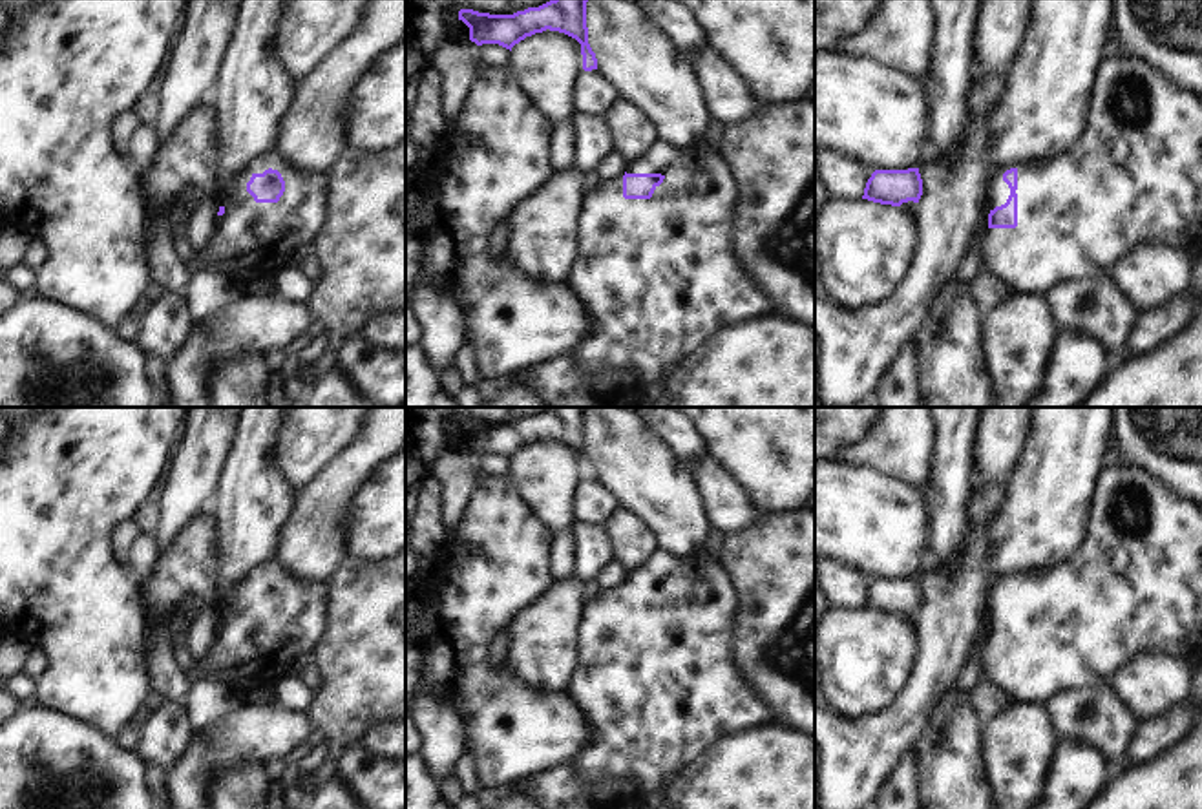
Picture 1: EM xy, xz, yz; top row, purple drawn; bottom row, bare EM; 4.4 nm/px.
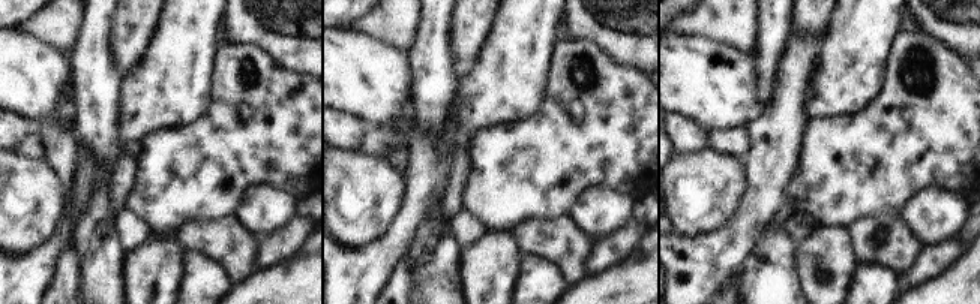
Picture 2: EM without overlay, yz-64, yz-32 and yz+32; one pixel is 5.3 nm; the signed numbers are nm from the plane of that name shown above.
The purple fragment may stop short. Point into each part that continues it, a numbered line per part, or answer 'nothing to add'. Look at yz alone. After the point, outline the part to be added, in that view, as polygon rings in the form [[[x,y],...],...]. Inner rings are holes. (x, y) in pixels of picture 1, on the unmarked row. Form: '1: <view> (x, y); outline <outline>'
1: yz (1135, 587); outline [[[1103,468],[1091,508],[1083,548],[1070,564],[1017,577],[1017,636],[986,637],[983,681],[992,681],[1019,705],[1047,707],[1063,694],[1112,688],[1120,670],[1140,652],[1162,652],[1202,667],[1202,510],[1164,491],[1145,471]]]

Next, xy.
1: xy (253, 651); outline [[[278,557],[258,566],[241,584],[228,612],[216,603],[216,612],[225,617],[217,625],[217,637],[208,659],[190,663],[195,679],[219,681],[227,690],[248,699],[252,694],[274,685],[314,652],[327,632],[329,583],[298,579]],[[278,579],[285,601],[278,612],[256,612],[247,601],[254,583]]]

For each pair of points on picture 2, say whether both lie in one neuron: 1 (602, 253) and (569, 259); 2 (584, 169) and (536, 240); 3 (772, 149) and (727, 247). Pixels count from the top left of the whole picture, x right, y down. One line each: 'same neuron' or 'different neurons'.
1: different neurons
2: different neurons
3: same neuron

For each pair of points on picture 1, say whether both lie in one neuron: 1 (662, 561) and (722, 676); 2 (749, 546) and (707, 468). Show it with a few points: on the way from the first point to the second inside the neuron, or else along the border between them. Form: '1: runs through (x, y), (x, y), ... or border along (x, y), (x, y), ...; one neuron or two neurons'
1: runs through (649, 596), (643, 609), (665, 647), (687, 660); one neuron
2: border along (766, 512), (755, 525), (726, 532); two neurons

